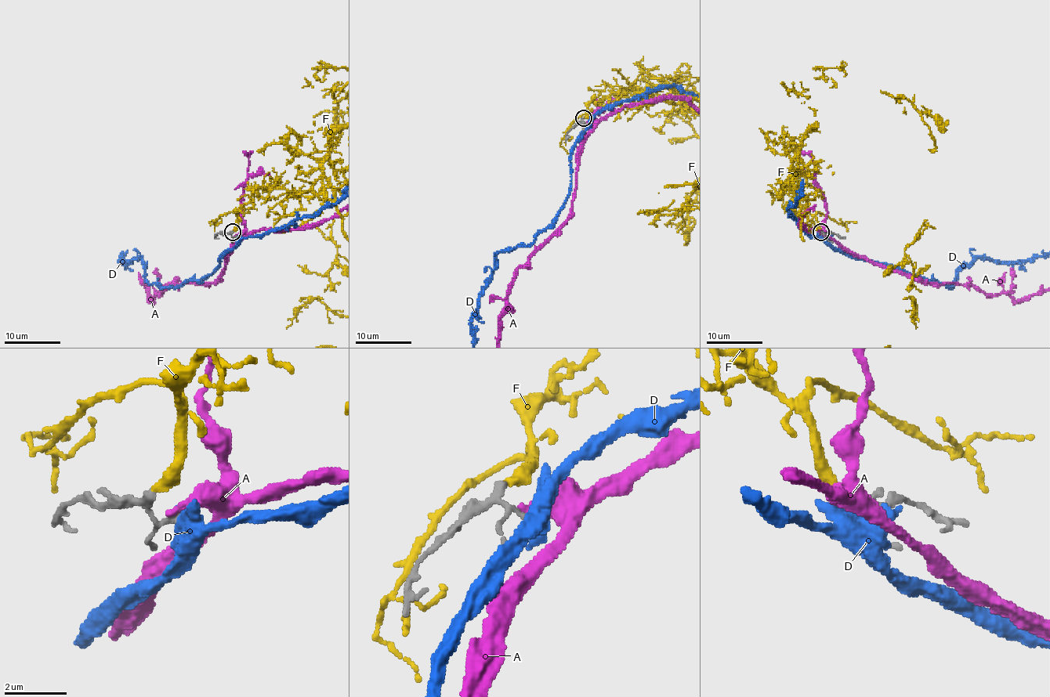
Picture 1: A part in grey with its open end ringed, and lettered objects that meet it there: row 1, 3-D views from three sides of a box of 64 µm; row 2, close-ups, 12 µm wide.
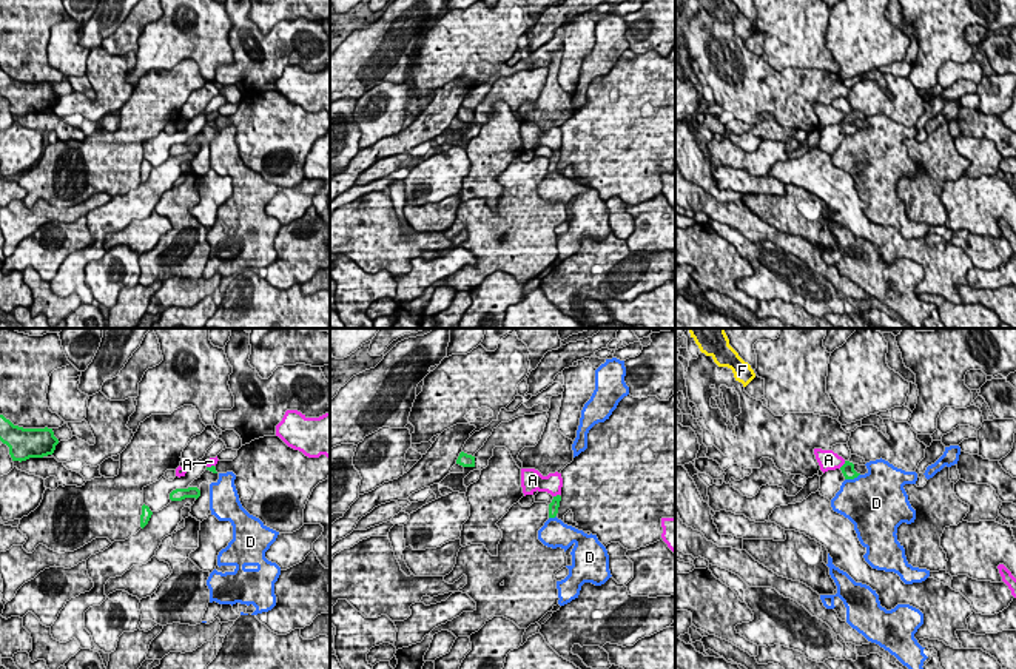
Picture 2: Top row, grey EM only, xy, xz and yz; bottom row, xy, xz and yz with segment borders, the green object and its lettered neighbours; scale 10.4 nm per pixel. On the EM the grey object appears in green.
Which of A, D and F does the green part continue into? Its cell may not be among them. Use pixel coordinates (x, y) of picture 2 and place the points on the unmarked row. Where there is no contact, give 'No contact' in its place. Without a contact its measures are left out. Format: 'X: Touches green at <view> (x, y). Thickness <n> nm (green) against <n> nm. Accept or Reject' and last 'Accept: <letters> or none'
A: Touches green at yz (844, 119). Thickness 130 nm (green) against 200 nm. Reject
D: Touches green at yz (851, 133). Thickness 130 nm (green) against 480 nm. Reject
F: No contact. Accept
Accept: F

